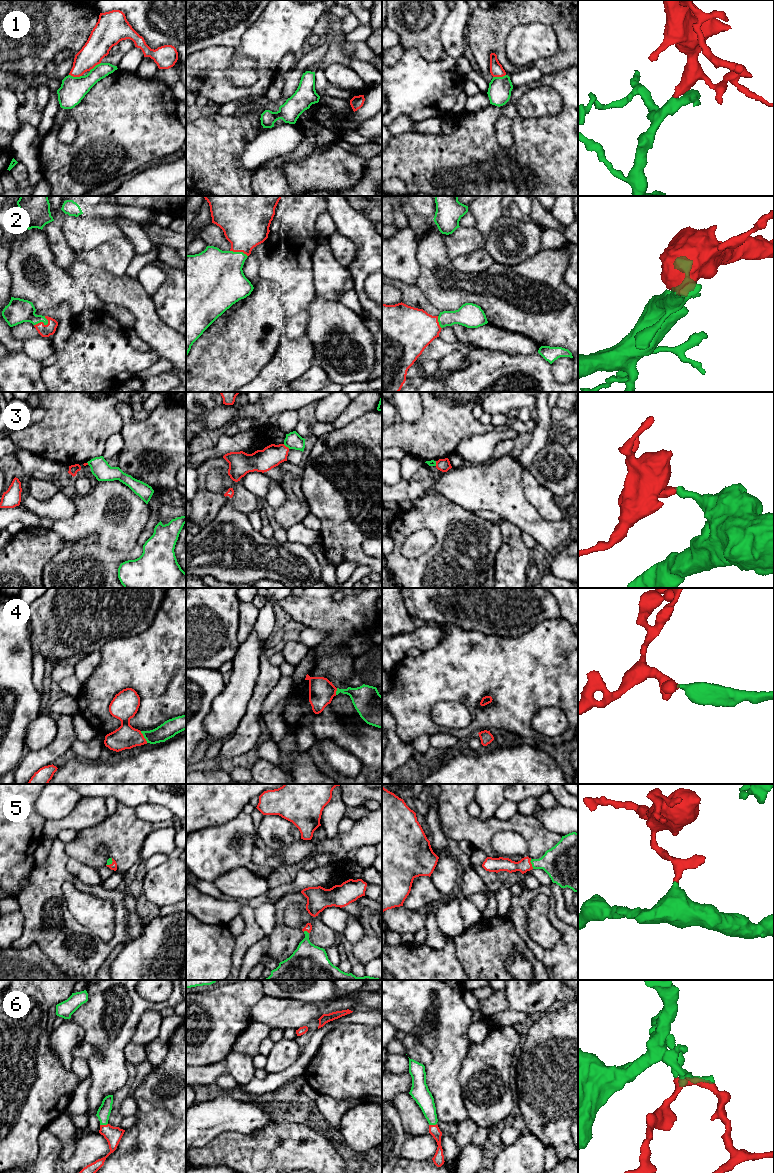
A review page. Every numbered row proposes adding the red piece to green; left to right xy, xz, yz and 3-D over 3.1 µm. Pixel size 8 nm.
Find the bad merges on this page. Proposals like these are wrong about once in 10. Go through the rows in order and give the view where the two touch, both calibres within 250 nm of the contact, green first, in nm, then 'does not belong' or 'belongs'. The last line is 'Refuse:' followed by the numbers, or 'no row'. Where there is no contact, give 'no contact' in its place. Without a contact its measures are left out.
1: xy | 200/190 nm | belongs
2: xy | 190/100 nm | belongs
3: xz | 140/180 nm | does not belong
4: xy | 140/190 nm | belongs
5: yz | 300/110 nm | belongs
6: xy | 110/140 nm | belongs
Refuse: 3

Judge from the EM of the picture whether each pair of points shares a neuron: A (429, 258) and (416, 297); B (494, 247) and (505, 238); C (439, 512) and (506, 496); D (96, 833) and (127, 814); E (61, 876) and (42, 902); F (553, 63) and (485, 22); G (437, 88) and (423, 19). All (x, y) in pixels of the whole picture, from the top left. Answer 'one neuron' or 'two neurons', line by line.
A: two neurons
B: one neuron
C: two neurons
D: one neuron
E: one neuron
F: one neuron
G: two neurons

